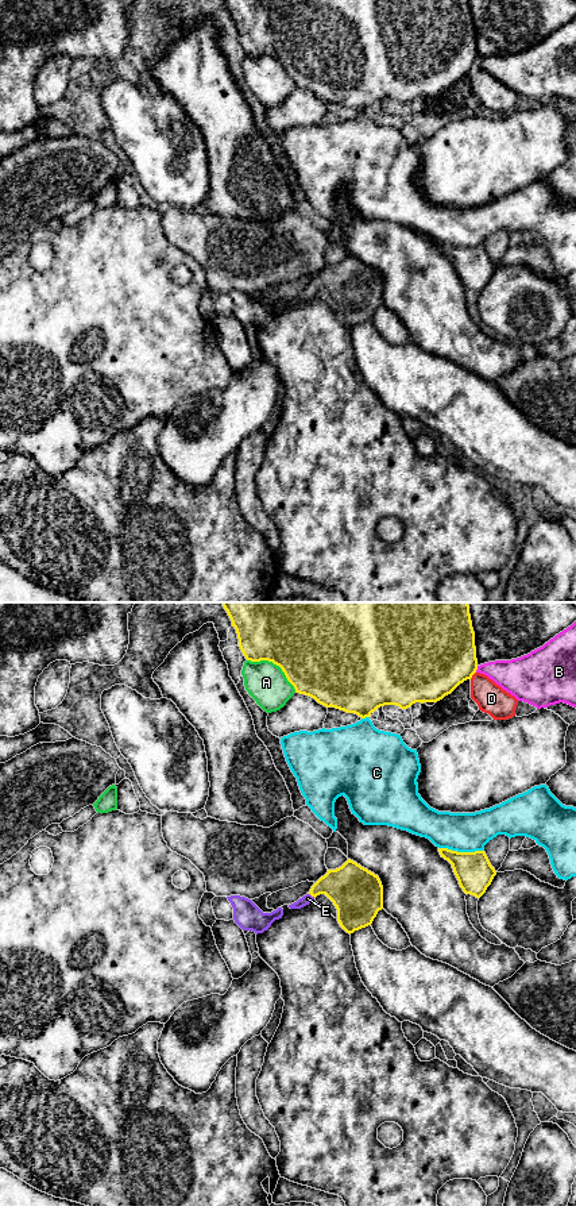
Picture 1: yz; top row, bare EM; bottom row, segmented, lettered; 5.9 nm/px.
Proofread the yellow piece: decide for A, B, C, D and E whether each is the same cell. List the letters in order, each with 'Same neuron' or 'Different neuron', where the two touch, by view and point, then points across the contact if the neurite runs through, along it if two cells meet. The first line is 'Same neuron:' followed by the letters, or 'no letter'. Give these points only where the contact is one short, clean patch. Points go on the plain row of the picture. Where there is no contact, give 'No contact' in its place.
Same neuron: E
A: Different neuron. Touches yellow at yz (275, 58)
B: Different neuron. Touches yellow at yz (476, 64)
C: Different neuron. Touches yellow at yz (460, 247)
D: Different neuron. Touches yellow at yz (472, 69)
E: Same neuron. Touches yellow at yz (312, 291). Path across: yz (352, 284), (319, 284), (312, 291), (308, 293)

